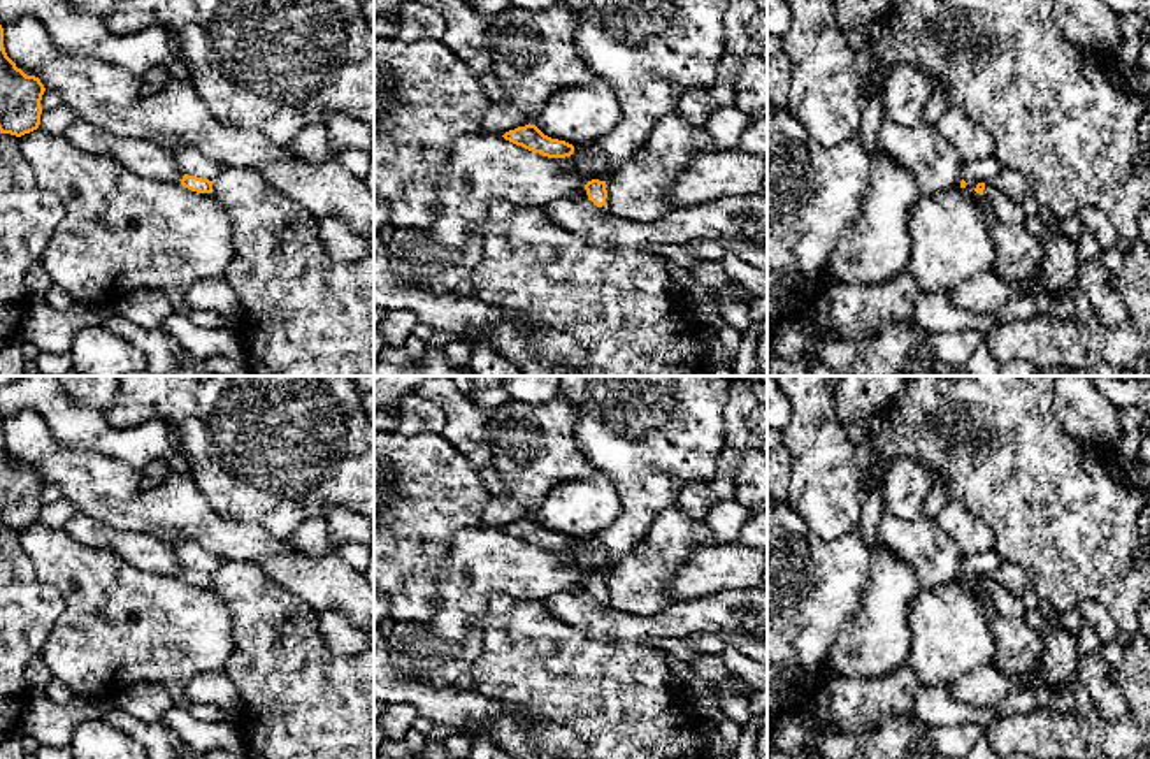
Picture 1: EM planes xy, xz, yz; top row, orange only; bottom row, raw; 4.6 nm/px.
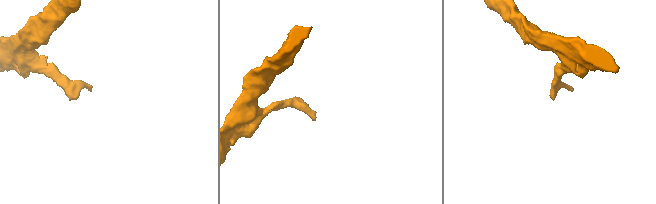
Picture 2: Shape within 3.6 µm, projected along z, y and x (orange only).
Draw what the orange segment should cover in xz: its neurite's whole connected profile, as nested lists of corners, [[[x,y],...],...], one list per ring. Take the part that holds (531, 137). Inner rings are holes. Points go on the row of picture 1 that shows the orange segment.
[[[530,123],[509,130],[502,137],[516,146],[521,146],[532,153],[539,153],[548,158],[565,158],[574,153],[572,144],[565,141],[551,139],[544,135],[535,125]]]

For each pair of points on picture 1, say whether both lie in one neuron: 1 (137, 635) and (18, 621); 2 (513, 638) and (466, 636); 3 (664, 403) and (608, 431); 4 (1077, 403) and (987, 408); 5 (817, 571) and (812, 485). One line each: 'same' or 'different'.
1: different
2: different
3: same
4: different
5: different

